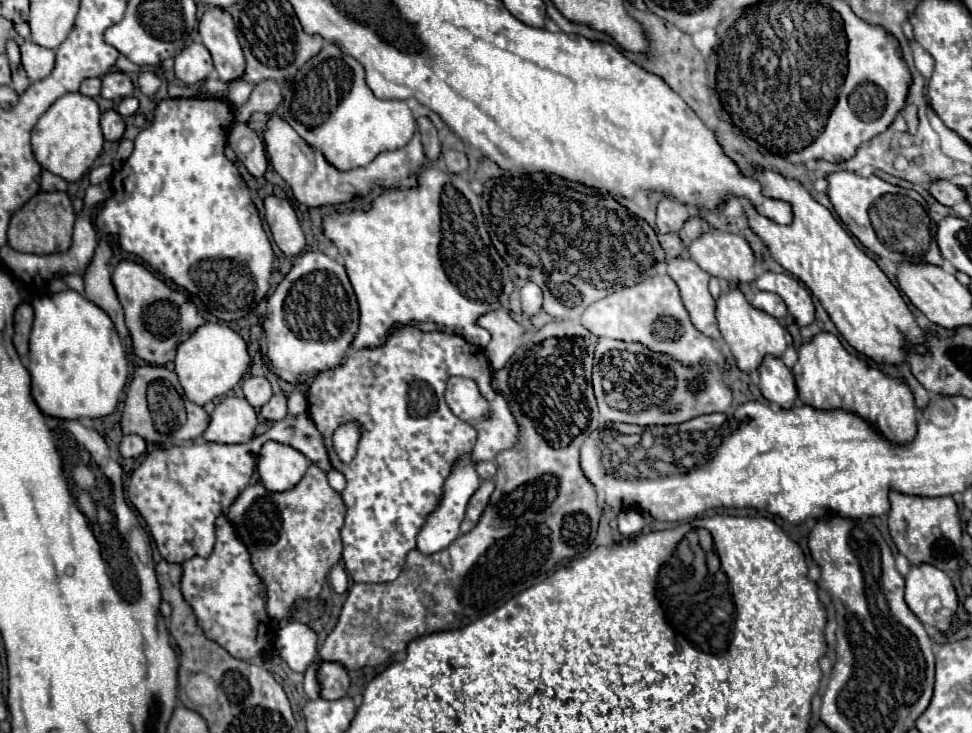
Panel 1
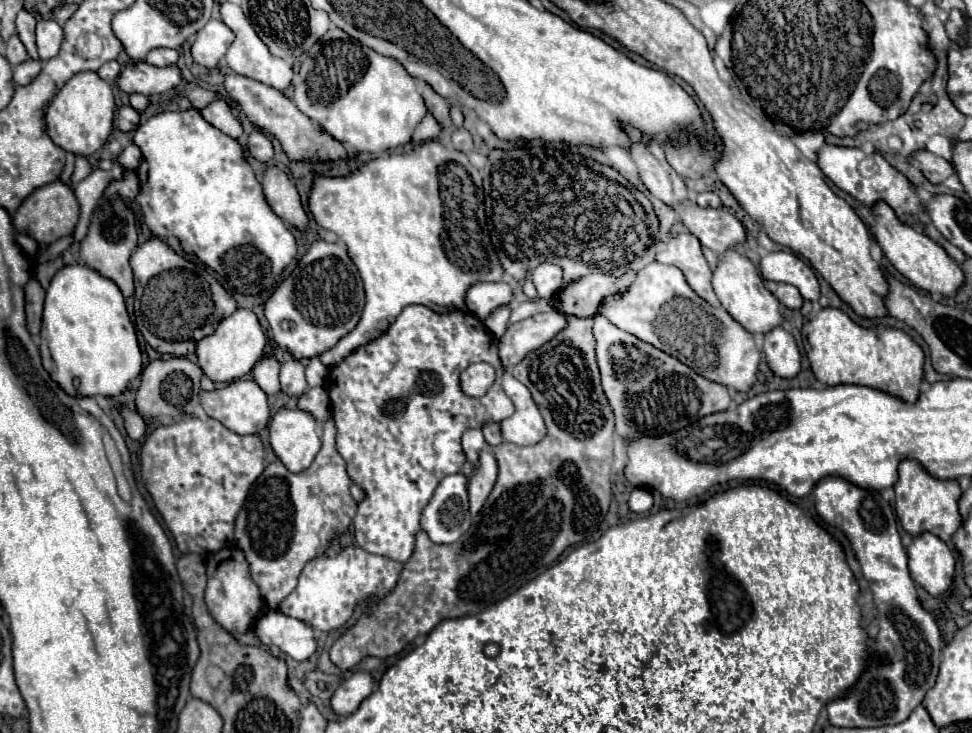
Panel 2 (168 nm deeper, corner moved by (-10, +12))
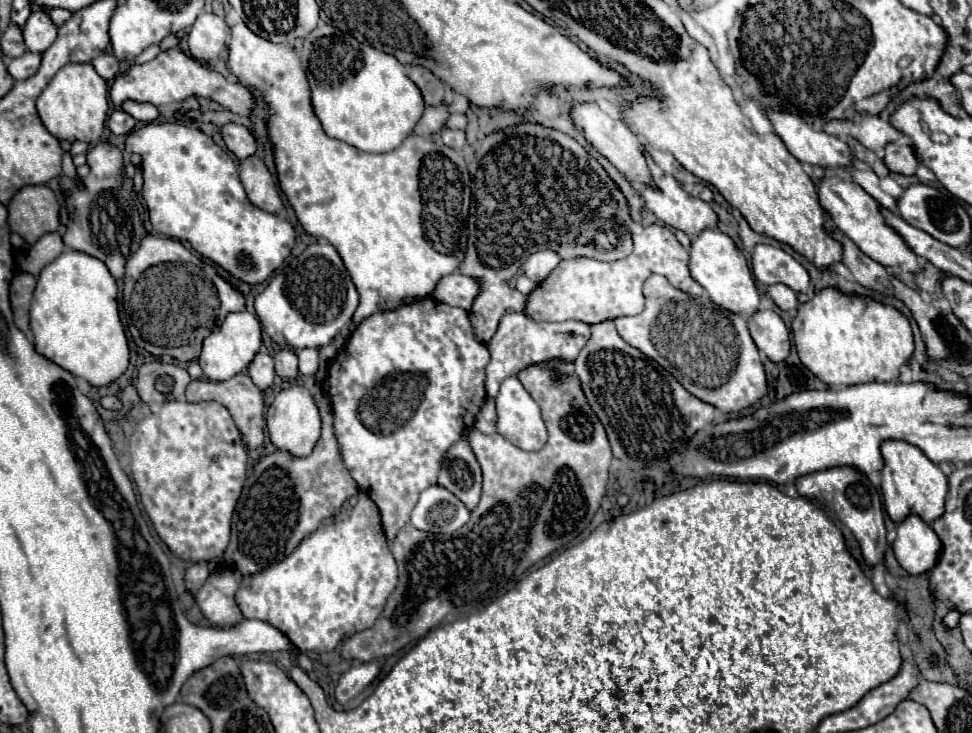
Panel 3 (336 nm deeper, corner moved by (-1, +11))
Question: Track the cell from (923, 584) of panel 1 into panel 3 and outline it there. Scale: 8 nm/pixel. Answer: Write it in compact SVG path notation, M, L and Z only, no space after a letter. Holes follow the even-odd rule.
M909 515L897 525L893 551L907 573L919 575L927 573L937 563L941 541L929 523L919 515Z

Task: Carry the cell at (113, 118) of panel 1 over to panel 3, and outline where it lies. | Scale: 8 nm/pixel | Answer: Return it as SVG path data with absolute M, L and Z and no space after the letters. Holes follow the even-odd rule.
M115 109L109 117L109 129L115 135L129 135L135 127L137 127L137 121L129 113L125 113L123 109Z

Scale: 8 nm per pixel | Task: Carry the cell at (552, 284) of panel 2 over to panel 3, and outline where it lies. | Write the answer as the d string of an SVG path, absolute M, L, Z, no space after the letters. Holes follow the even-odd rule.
M535 251L529 255L529 259L525 261L523 269L525 269L525 275L533 281L533 283L541 283L557 265L559 265L561 257L555 253L555 251Z

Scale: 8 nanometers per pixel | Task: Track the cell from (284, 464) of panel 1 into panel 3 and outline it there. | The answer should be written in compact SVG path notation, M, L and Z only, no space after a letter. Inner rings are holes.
M289 385L289 387L281 389L275 395L275 401L269 405L265 419L267 419L267 429L269 429L273 445L281 451L289 451L295 457L309 455L321 435L319 409L315 405L315 399L303 385Z

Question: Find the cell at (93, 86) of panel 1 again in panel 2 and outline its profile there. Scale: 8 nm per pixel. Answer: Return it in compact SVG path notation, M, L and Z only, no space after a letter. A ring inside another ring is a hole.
M112 60L112 62L106 62L98 72L96 72L104 82L114 82L116 80L116 76L120 74L120 64L116 62L116 60Z

